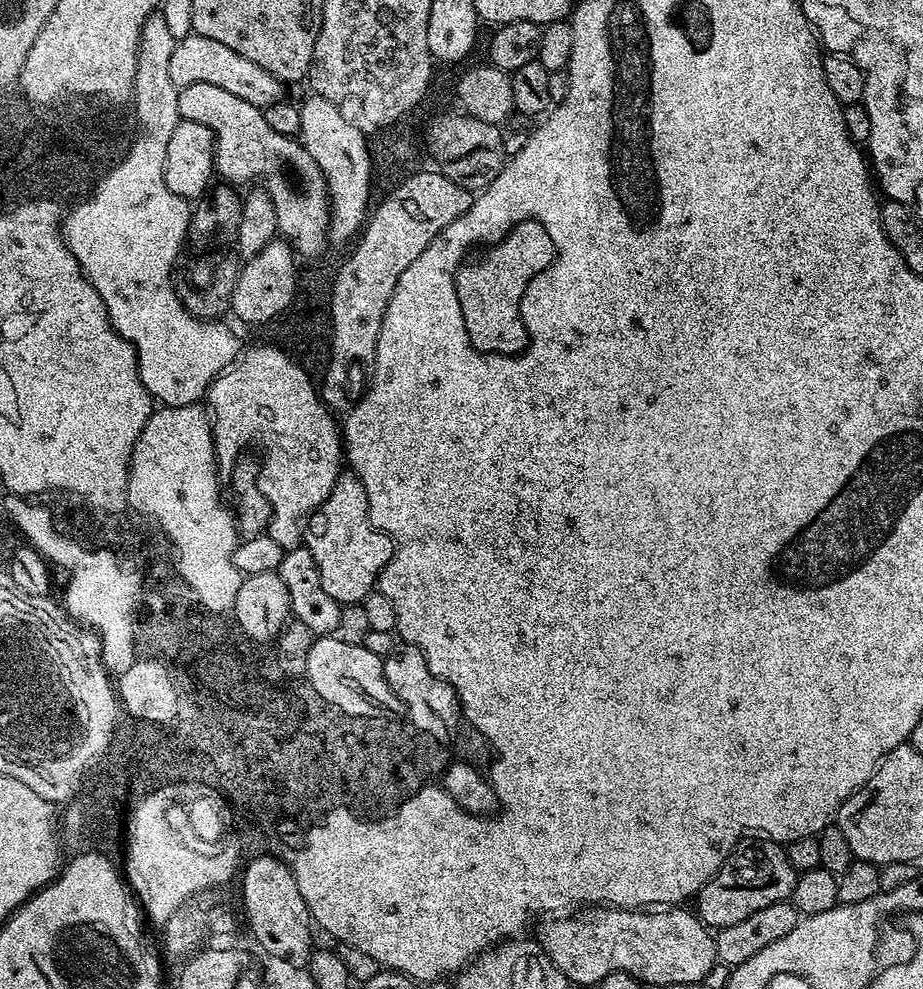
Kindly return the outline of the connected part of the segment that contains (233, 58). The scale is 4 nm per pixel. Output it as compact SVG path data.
M195 34L177 40L174 54L170 54L170 82L174 82L178 89L194 86L194 82L210 82L210 86L219 86L221 90L242 98L242 102L250 102L261 110L280 102L285 88L277 76L262 70L258 62L242 58L242 54L230 50L230 46L222 46L222 42L214 42L214 38L202 38Z

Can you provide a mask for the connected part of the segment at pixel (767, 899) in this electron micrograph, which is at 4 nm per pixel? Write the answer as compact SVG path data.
M776 842L760 843L764 844L733 851L695 897L695 911L709 929L734 926L734 922L742 922L742 918L750 918L750 914L771 904L785 903L791 897L798 873L790 866L787 851Z

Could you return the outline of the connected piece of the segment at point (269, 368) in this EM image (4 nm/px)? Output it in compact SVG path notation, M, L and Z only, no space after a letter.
M266 344L250 349L247 347L209 385L206 412L211 422L213 451L217 456L219 475L228 476L232 470L250 466L254 473L253 491L265 495L271 504L271 518L265 535L277 542L281 549L288 551L301 547L308 517L331 494L341 475L344 455L339 425L337 421L335 424L330 416L331 411L320 399L315 383L312 384L304 372L306 370L287 351L284 352Z

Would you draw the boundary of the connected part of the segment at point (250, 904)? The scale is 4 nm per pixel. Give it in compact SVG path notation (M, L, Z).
M273 856L254 858L242 873L244 880L244 912L252 927L252 936L261 944L263 951L274 958L304 966L313 955L312 932L308 929L308 907L298 890L298 882L291 867L283 859Z

